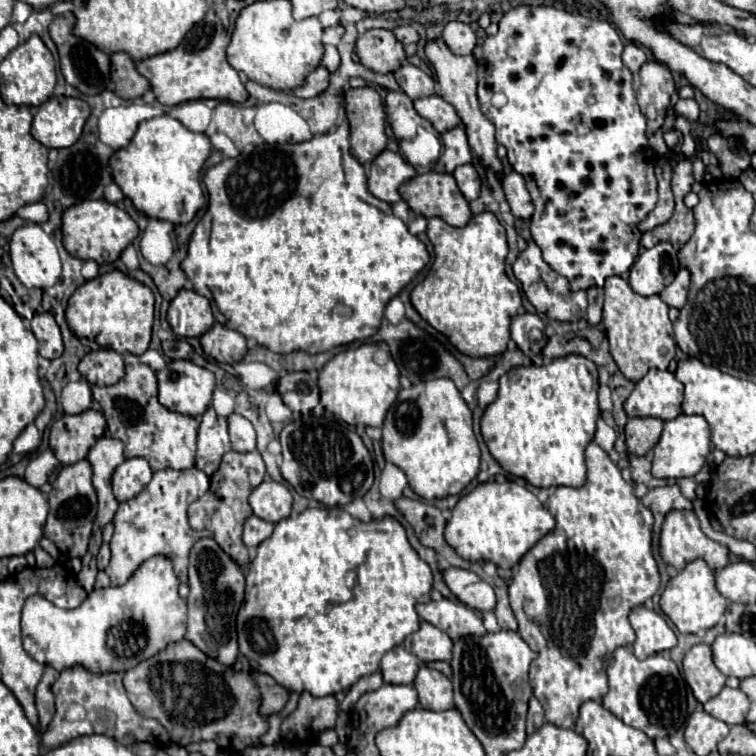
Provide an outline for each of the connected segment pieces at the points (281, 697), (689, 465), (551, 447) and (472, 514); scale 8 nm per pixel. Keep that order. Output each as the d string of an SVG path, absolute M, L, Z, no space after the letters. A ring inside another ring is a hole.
M252 671L252 677L262 693L262 705L260 705L260 713L262 715L272 715L272 713L278 713L286 701L288 701L288 691L286 687L278 685L272 677L268 675L260 675L258 677L258 671Z
M680 413L676 419L664 421L664 431L660 435L660 441L654 447L652 475L660 479L694 477L706 463L708 453L710 453L710 427L704 421L704 417Z
M568 355L562 359L552 361L550 365L530 365L530 367L516 367L510 369L506 375L500 377L500 391L498 399L486 407L484 417L482 417L482 437L492 453L492 457L500 463L500 467L516 477L526 479L534 487L580 487L586 481L586 465L584 465L584 449L586 445L594 439L596 431L596 421L600 417L600 407L598 407L598 375L596 367L576 355ZM580 363L586 367L590 373L592 391L588 391L576 373L576 365Z
M480 483L472 493L460 497L446 523L444 537L448 545L468 561L492 561L502 569L512 569L524 553L554 529L554 517L526 487L506 483Z

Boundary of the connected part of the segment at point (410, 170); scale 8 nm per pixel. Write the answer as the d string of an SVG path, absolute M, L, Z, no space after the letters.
M384 149L372 163L370 163L370 175L368 175L368 189L374 197L386 201L386 203L398 203L402 197L398 193L398 187L412 179L416 175L416 169L404 161L400 153Z

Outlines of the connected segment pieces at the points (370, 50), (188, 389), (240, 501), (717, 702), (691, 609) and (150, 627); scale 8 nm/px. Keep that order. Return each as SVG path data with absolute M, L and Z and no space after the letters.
M368 29L358 37L356 53L360 63L374 73L392 73L406 61L402 43L388 29Z
M180 359L170 361L166 369L156 373L156 377L158 399L164 407L192 417L198 417L208 409L214 391L212 371Z
M228 451L222 457L222 463L218 471L210 477L210 489L204 497L196 499L188 509L188 519L192 521L194 529L208 529L216 543L228 553L242 569L250 563L250 551L242 541L242 525L252 515L252 507L248 505L248 495L264 481L266 467L264 459L258 451L250 453L238 453Z
M724 687L716 697L704 703L704 711L712 717L728 723L728 725L740 725L746 721L746 713L750 709L750 701L740 689Z
M696 559L688 563L684 571L680 571L676 577L668 581L668 587L664 589L660 599L660 607L672 619L672 623L678 627L680 633L698 633L698 631L712 629L724 617L728 599L718 593L714 571L706 565L706 561Z
M152 557L136 569L136 573L120 587L94 589L86 601L76 609L58 609L40 595L28 597L22 609L22 641L26 653L44 665L54 667L56 671L82 665L88 671L126 671L138 665L140 661L156 655L166 645L184 639L186 633L186 601L178 595L178 579L174 575L172 563L164 557Z

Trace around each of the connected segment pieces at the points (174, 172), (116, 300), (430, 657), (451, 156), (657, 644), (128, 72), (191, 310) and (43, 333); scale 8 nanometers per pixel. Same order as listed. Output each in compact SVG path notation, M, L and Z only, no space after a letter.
M160 115L142 121L130 145L114 151L110 169L114 183L132 199L136 209L144 211L148 217L184 225L190 223L206 203L200 187L200 169L210 153L212 145L204 133L192 133L174 117Z
M110 271L86 281L80 285L80 289L76 289L68 301L66 319L76 337L92 339L100 347L114 349L118 353L142 355L152 339L154 293L136 279L120 271Z
M422 621L420 629L408 637L408 651L420 661L450 661L452 659L452 639L438 627Z
M462 127L450 129L442 135L442 155L438 157L434 171L452 173L458 165L472 161L472 151L468 147L468 137Z
M644 605L630 611L630 623L636 631L634 655L644 659L654 653L662 653L676 645L676 635L662 615L646 609Z
M114 53L110 57L112 61L112 81L116 85L114 93L126 101L130 99L136 99L136 97L142 97L148 89L150 89L150 83L146 77L142 77L138 71L136 71L136 65L134 61L130 59L128 53Z
M182 289L170 303L168 323L172 331L180 337L204 335L214 323L210 301L196 291Z
M36 313L32 317L32 333L38 339L40 355L46 359L56 359L62 355L64 345L60 337L60 329L52 317L52 313Z

